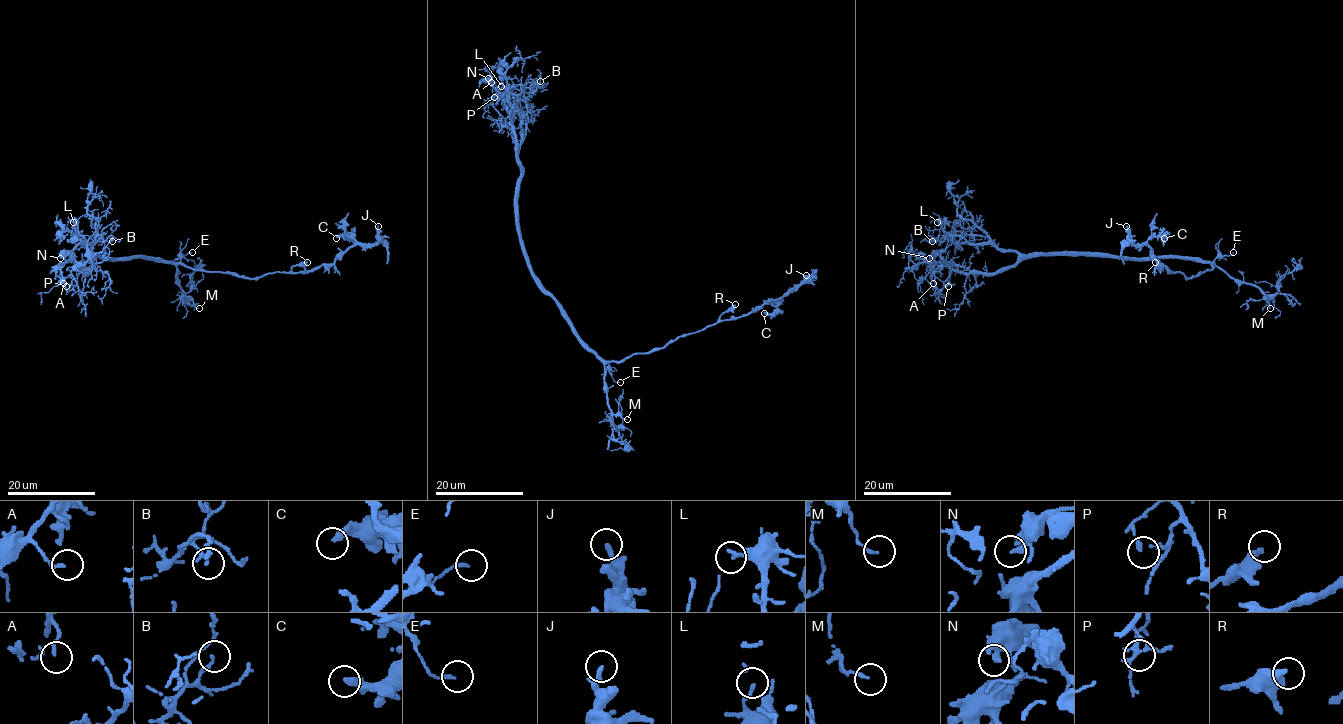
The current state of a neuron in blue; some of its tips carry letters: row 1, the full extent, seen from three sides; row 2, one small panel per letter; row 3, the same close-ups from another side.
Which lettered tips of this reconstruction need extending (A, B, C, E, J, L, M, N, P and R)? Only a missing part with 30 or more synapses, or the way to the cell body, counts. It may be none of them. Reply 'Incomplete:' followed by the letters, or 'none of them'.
Incomplete: none of them

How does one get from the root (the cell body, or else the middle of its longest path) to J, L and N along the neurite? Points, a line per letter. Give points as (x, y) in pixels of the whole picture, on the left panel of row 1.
J: (139, 258), (160, 258), (247, 278), (303, 272), (330, 265), (354, 246), (372, 245), (378, 226)
L: (139, 258), (89, 253), (93, 253), (90, 250), (93, 244), (86, 241), (73, 222)
N: (139, 258), (91, 255), (93, 244), (78, 244), (60, 258)

